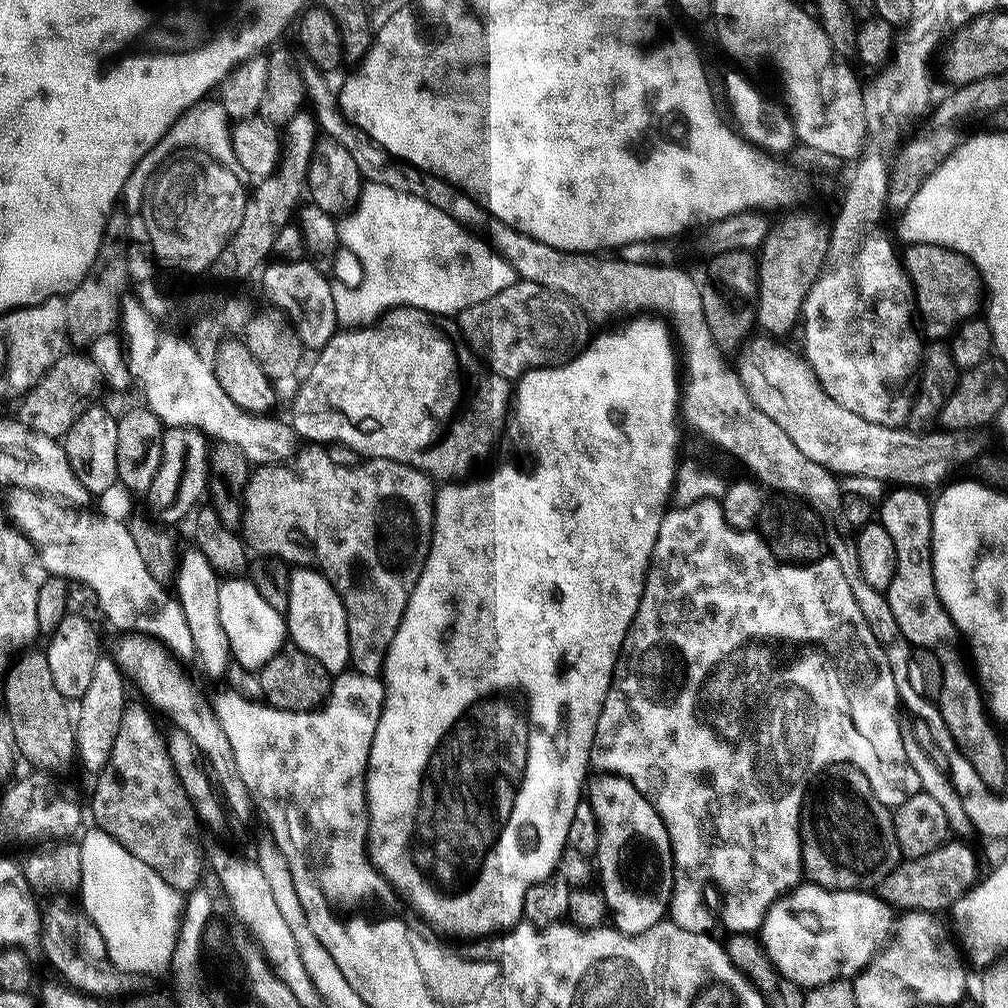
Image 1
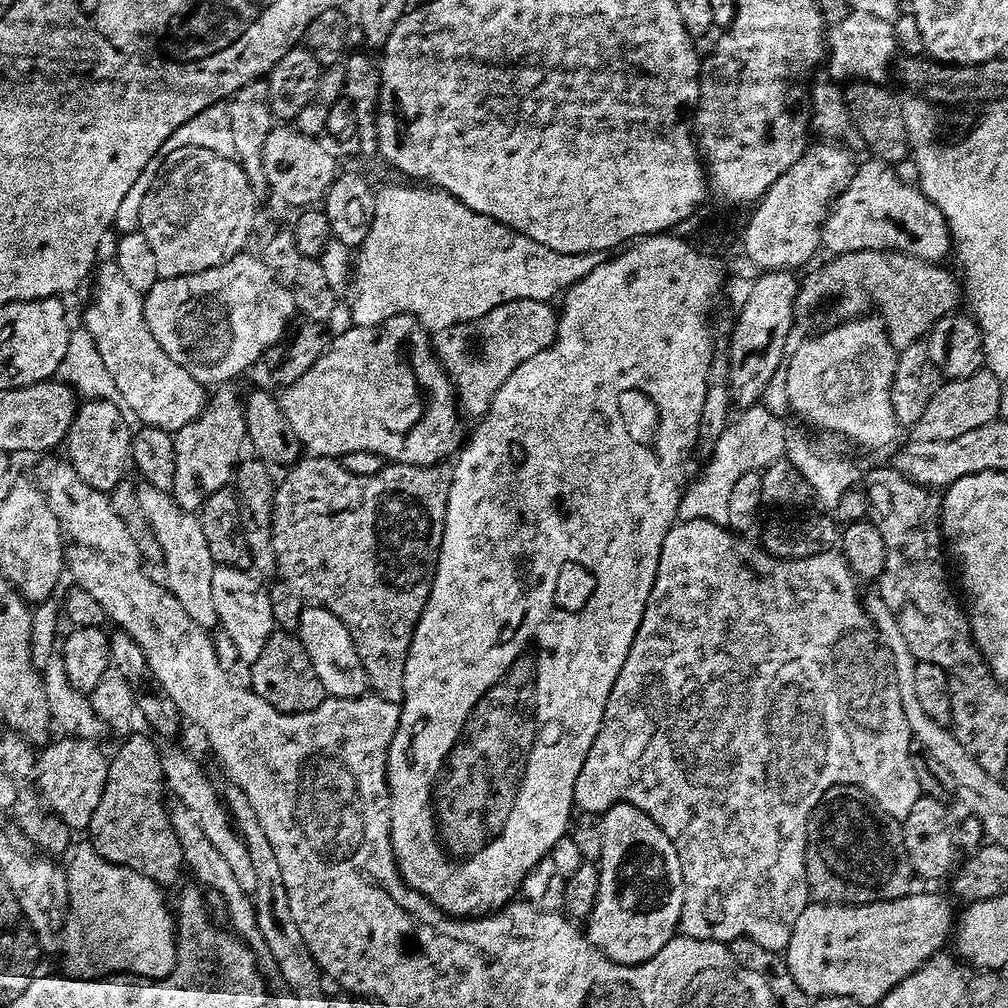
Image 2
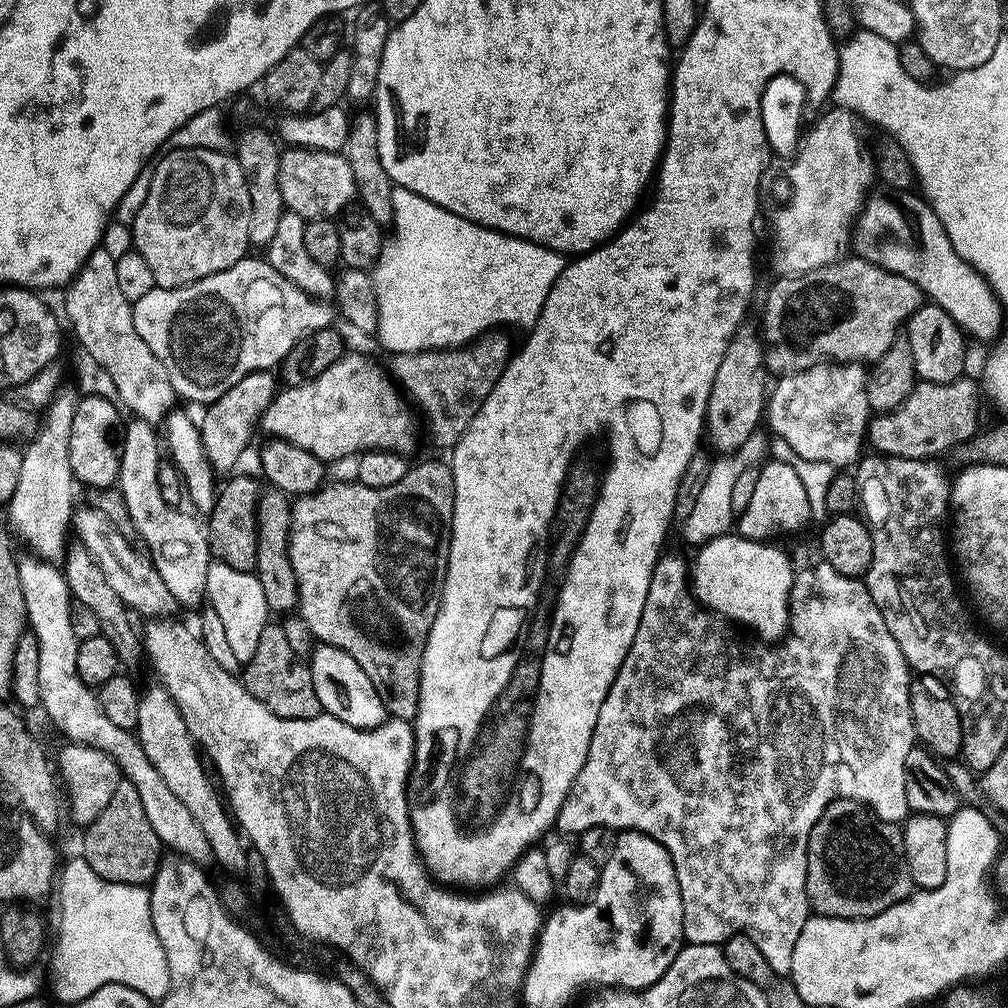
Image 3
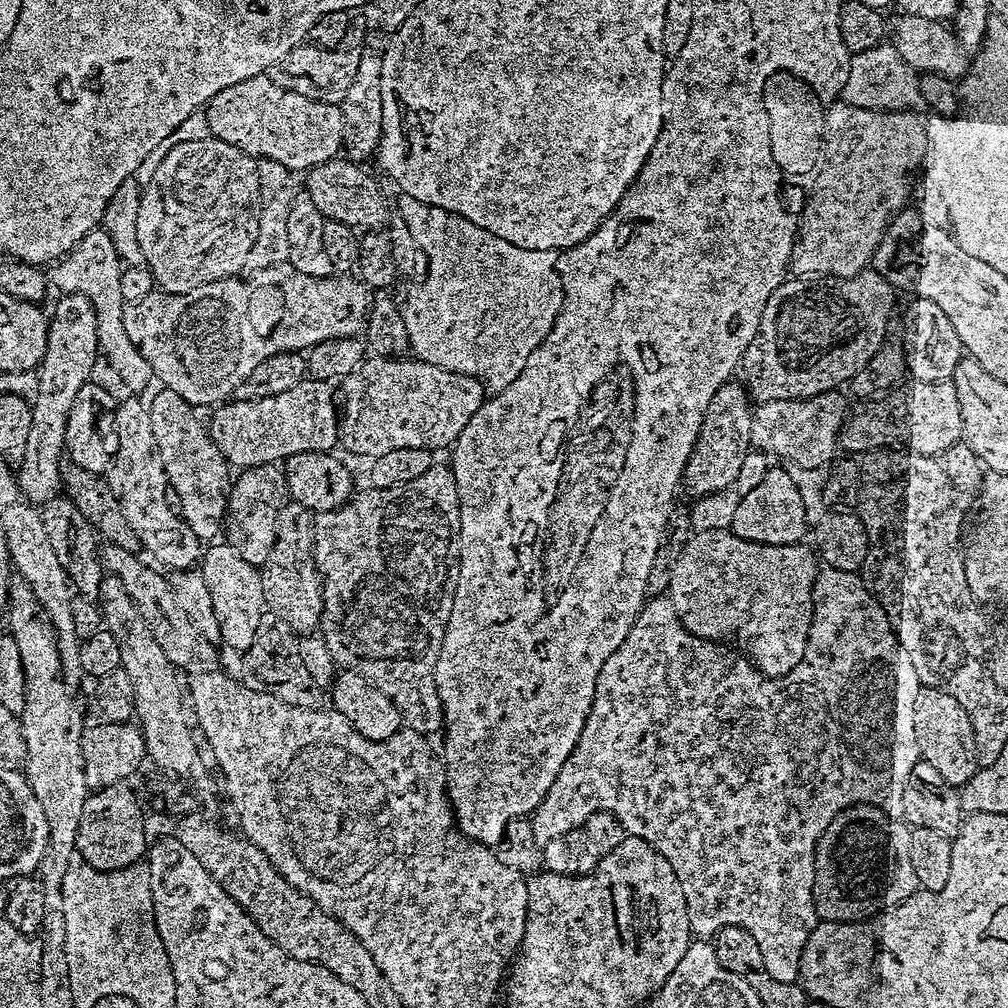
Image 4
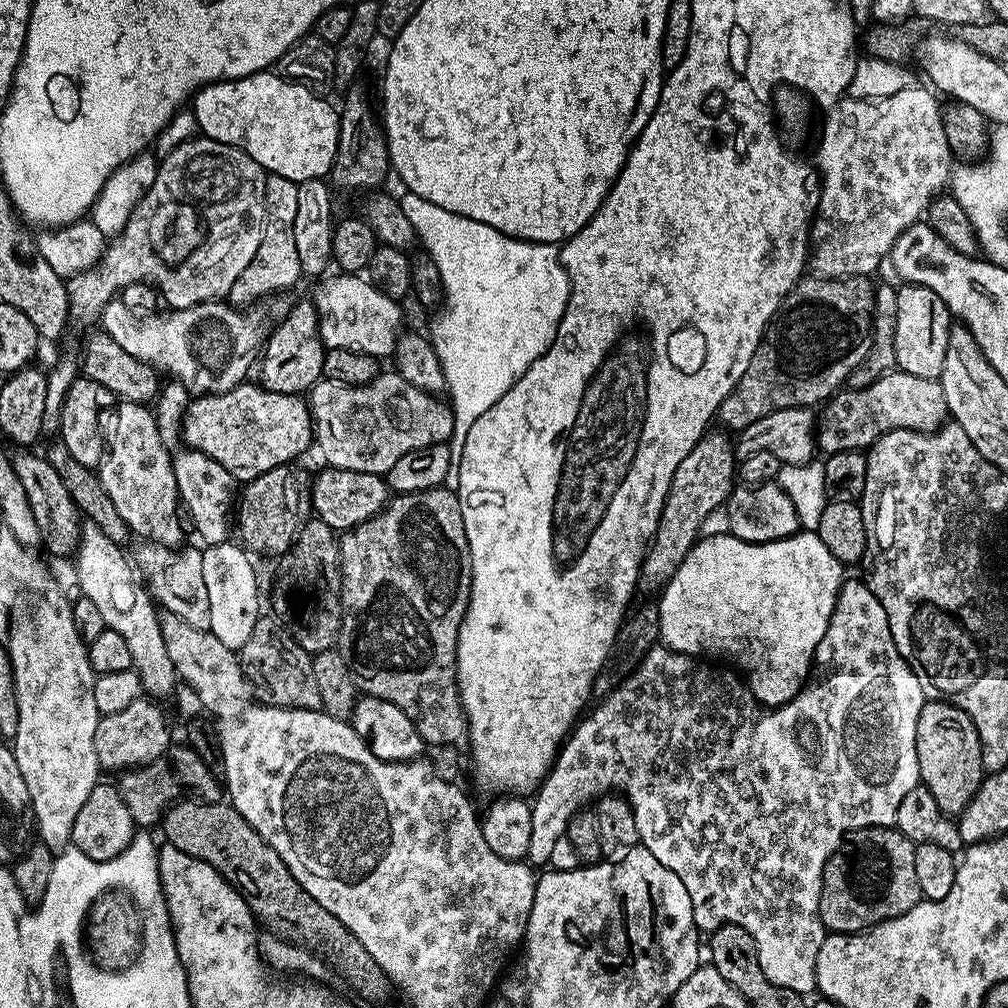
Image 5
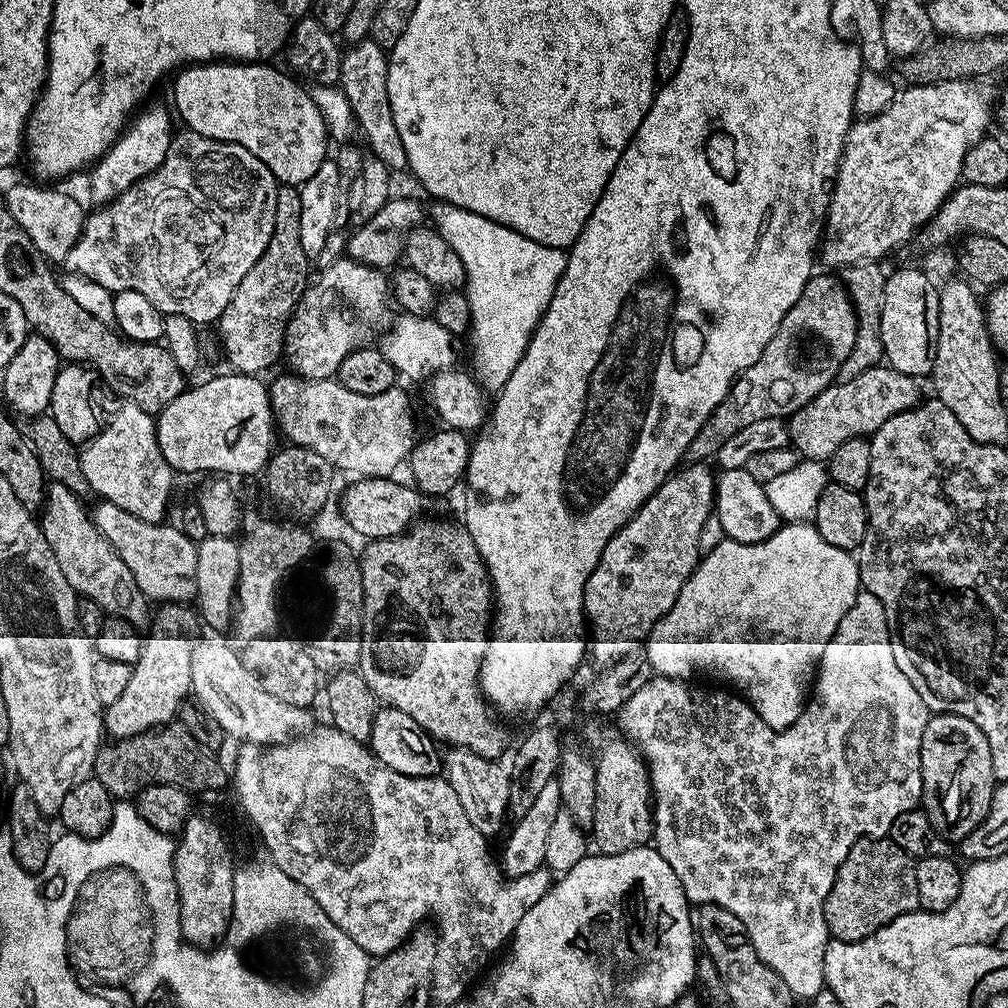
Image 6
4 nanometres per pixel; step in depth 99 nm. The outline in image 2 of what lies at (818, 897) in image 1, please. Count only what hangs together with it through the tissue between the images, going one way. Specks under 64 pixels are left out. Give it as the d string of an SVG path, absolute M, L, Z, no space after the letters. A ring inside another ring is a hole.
M913 891L897 900L879 900L873 904L809 903L792 923L788 935L786 959L788 969L809 998L849 996L862 1006L875 1006L895 984L916 971L931 956L937 955L954 928L954 912L940 896L932 892Z

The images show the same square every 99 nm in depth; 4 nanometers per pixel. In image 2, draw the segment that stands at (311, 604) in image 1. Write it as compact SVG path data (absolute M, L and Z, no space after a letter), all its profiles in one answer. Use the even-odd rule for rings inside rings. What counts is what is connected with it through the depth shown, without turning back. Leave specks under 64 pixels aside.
M319 606L301 607L298 635L306 654L310 654L310 662L314 662L314 674L318 674L318 682L322 682L329 697L341 700L363 696L369 691L368 675L358 658L358 650L344 623L330 614L330 610Z

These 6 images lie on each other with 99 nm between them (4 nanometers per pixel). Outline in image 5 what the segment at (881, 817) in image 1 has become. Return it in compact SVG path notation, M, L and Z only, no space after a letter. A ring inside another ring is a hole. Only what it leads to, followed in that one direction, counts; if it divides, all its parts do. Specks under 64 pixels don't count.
M896 827L858 828L849 832L824 867L820 921L832 934L866 932L873 924L893 920L921 902L914 870L916 845Z

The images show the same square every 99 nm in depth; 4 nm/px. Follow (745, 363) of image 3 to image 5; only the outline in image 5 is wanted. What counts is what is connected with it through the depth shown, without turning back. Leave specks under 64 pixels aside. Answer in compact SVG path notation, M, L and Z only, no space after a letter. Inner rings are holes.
M709 431L705 434L688 450L678 470L672 472L670 490L658 514L656 529L650 537L650 547L642 556L639 582L641 589L654 591L653 593L663 589L678 566L682 566L686 554L690 554L696 541L701 539L700 527L707 515L715 508L725 507L731 496L738 476L738 457L733 441L728 441L729 437L723 431L720 432Z

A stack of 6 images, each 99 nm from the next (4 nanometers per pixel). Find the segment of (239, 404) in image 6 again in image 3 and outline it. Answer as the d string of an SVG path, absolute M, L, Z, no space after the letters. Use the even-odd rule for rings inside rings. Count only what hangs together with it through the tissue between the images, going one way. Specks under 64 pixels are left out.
M341 356L338 362L334 362L334 366L322 370L322 374L309 378L302 384L293 384L277 391L272 397L271 406L263 414L262 428L271 437L288 440L325 462L340 460L343 456L355 457L374 448L405 450L404 448L410 447L416 440L416 420L408 409L409 401L404 401L396 393L397 385L387 371L384 373L378 365L371 364L360 356L350 356Z

